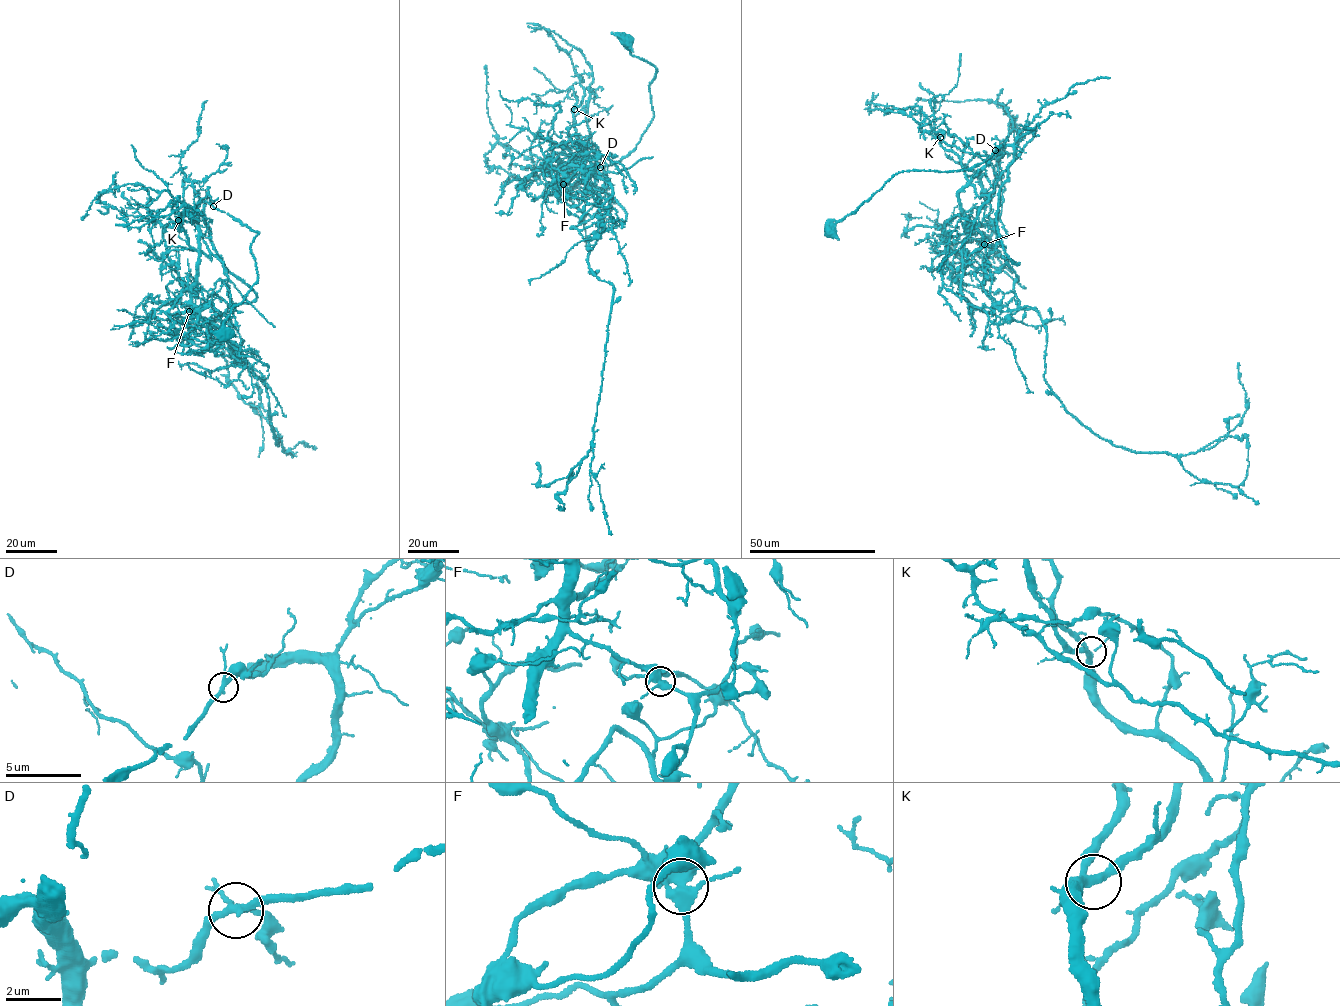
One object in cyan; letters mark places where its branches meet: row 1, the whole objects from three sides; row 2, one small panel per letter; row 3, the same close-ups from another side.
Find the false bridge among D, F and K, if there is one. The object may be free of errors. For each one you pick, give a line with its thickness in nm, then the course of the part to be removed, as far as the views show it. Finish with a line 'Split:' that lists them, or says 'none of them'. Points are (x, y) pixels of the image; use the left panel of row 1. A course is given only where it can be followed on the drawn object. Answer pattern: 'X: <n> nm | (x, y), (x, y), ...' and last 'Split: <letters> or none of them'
F: 440 nm | (189, 311), (215, 329), (211, 316), (233, 316), (235, 307), (223, 264), (178, 228), (183, 204), (115, 224)
Split: F

